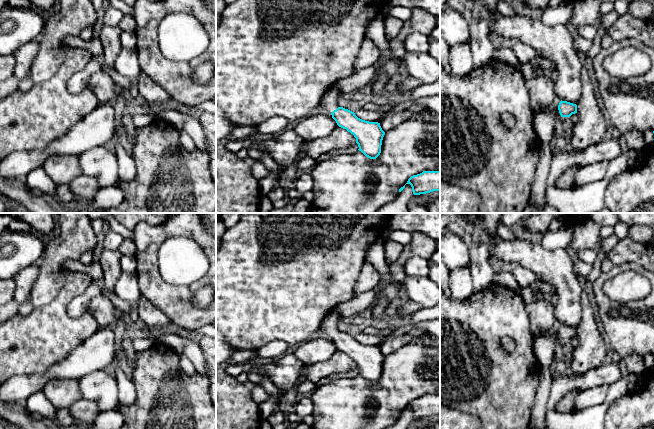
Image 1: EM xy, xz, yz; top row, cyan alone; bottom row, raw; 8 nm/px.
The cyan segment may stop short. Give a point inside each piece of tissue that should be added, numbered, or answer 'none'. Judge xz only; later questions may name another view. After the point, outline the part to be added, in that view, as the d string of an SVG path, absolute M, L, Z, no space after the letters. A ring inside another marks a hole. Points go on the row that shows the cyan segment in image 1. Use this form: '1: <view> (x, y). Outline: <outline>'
1: xz (329, 100). Outline: M330 88L326 91L326 93L322 96L320 100L320 106L324 107L330 113L338 108L338 101L339 94L336 90Z

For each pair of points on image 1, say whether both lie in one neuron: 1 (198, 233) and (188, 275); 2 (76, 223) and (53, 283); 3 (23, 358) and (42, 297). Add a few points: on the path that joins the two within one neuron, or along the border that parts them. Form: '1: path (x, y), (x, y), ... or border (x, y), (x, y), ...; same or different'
1: border (173, 237), (190, 237), (202, 249), (205, 255); different
2: path (74, 238), (53, 259), (53, 268); same
3: border (58, 292), (51, 301), (34, 307); different

